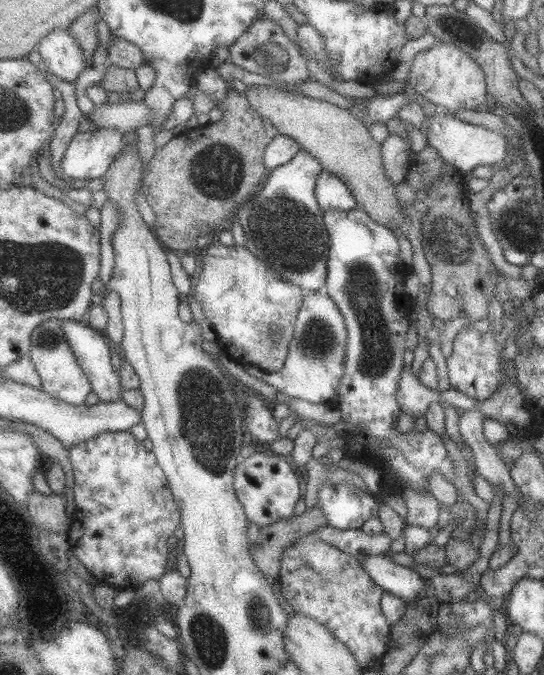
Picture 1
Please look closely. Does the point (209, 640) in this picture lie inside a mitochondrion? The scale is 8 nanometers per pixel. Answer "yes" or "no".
yes

